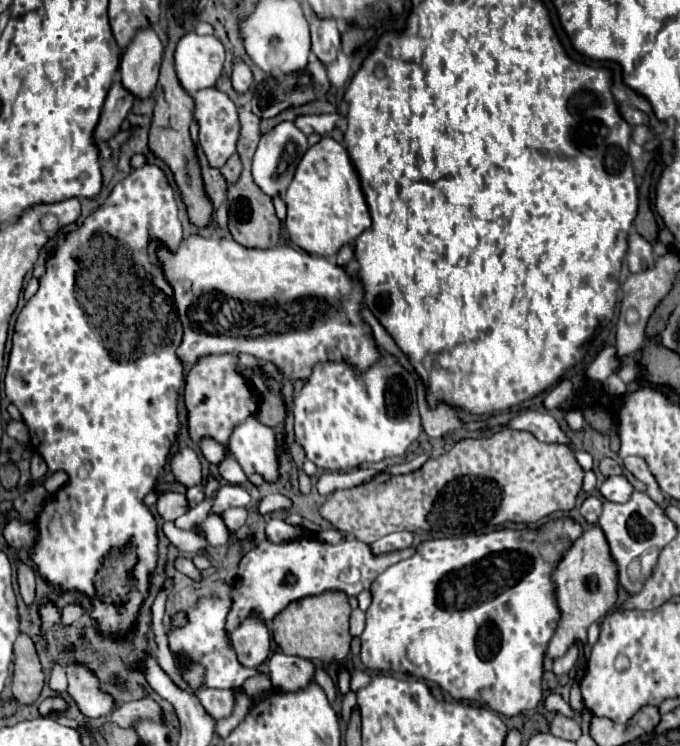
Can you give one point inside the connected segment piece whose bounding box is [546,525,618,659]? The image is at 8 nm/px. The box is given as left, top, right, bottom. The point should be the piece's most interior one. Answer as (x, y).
(585, 582)

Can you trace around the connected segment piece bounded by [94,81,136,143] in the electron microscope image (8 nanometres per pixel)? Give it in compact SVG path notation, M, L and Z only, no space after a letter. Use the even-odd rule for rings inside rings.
M116 81L110 87L108 97L104 101L104 107L102 107L100 123L98 123L96 133L94 133L94 137L96 137L98 143L106 143L108 139L112 139L118 133L122 121L126 119L130 107L134 103L134 99L136 97L128 89L124 89L124 85L120 81Z

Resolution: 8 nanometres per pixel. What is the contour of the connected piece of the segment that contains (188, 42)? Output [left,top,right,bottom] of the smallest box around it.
[174,35,224,95]

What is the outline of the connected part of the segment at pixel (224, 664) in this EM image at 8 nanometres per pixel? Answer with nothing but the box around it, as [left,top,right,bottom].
[168,597,256,689]

